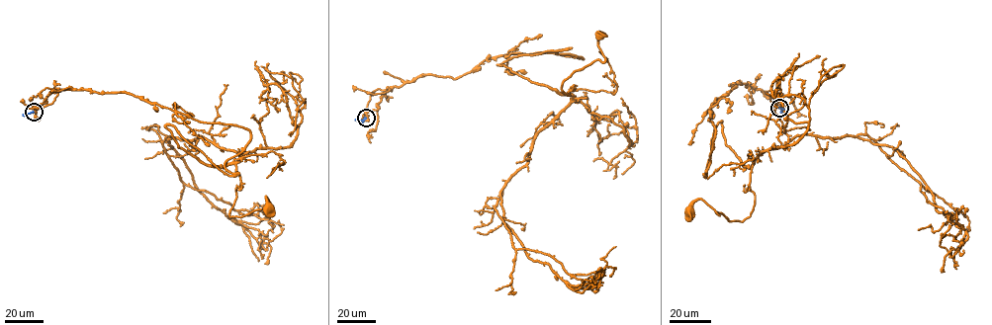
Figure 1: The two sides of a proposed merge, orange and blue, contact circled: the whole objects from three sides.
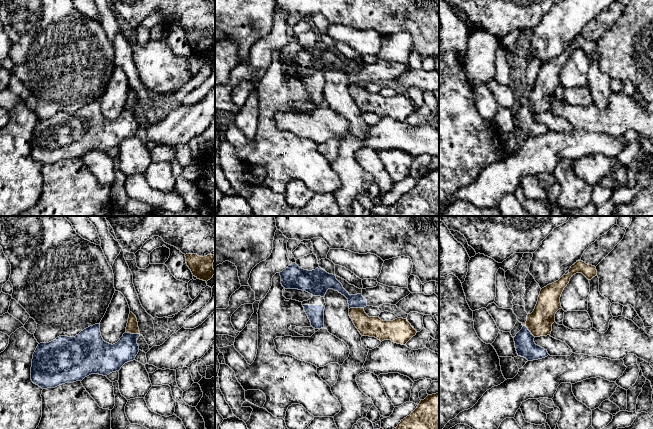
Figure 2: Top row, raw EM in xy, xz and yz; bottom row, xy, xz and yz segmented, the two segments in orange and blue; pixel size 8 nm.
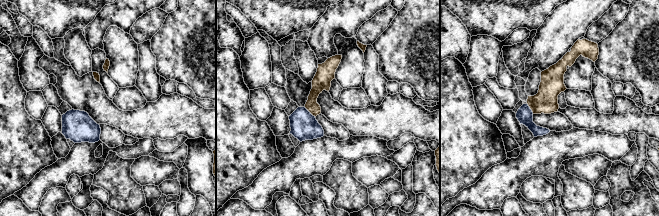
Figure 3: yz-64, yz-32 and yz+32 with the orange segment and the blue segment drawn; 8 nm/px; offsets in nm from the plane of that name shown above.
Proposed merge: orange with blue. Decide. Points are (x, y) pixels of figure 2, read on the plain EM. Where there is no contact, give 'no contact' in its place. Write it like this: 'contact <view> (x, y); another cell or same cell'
contact xz (356, 84); another cell

